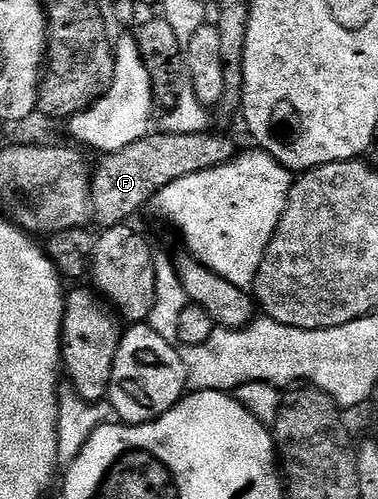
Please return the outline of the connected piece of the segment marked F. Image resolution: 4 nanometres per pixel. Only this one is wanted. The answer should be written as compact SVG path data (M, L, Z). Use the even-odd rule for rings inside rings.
M151 132L145 138L136 140L132 144L128 144L128 148L120 148L116 152L99 157L98 167L95 165L92 170L92 177L90 179L90 201L92 203L92 218L96 223L99 222L99 227L109 228L112 226L121 226L131 221L130 217L133 216L137 210L142 210L146 206L146 201L157 199L158 193L164 188L168 188L168 184L172 184L176 180L184 180L184 176L196 176L196 172L208 172L212 168L220 168L224 164L231 162L236 157L236 149L234 150L234 142L230 138L224 138L220 134L214 132L207 132L194 135L174 135L165 132Z

